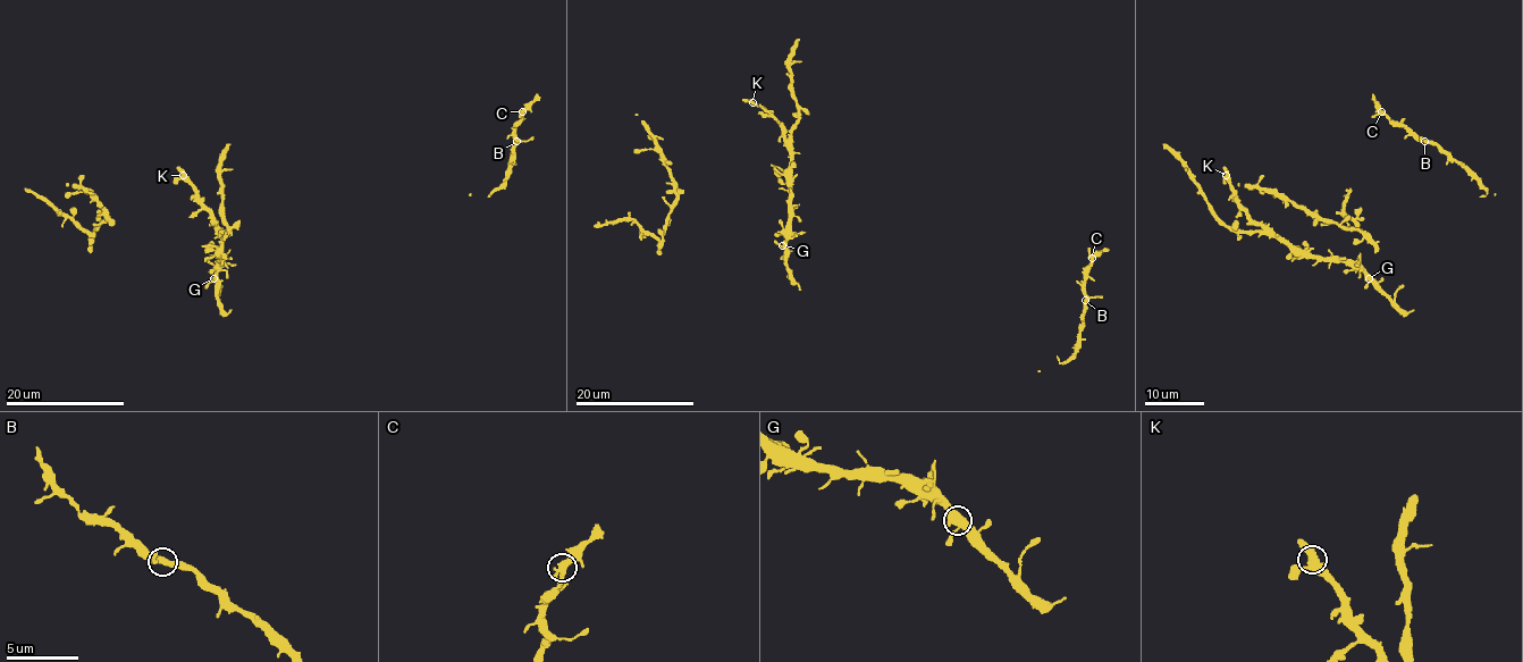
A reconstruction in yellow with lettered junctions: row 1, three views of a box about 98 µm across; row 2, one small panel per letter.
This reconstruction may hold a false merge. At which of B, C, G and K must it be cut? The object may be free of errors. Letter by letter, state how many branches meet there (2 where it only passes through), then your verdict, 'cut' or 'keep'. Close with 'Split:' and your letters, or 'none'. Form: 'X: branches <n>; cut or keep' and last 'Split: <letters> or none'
B: branches 3; keep
C: branches 3; keep
G: branches 3; keep
K: branches 3; keep
Split: none

